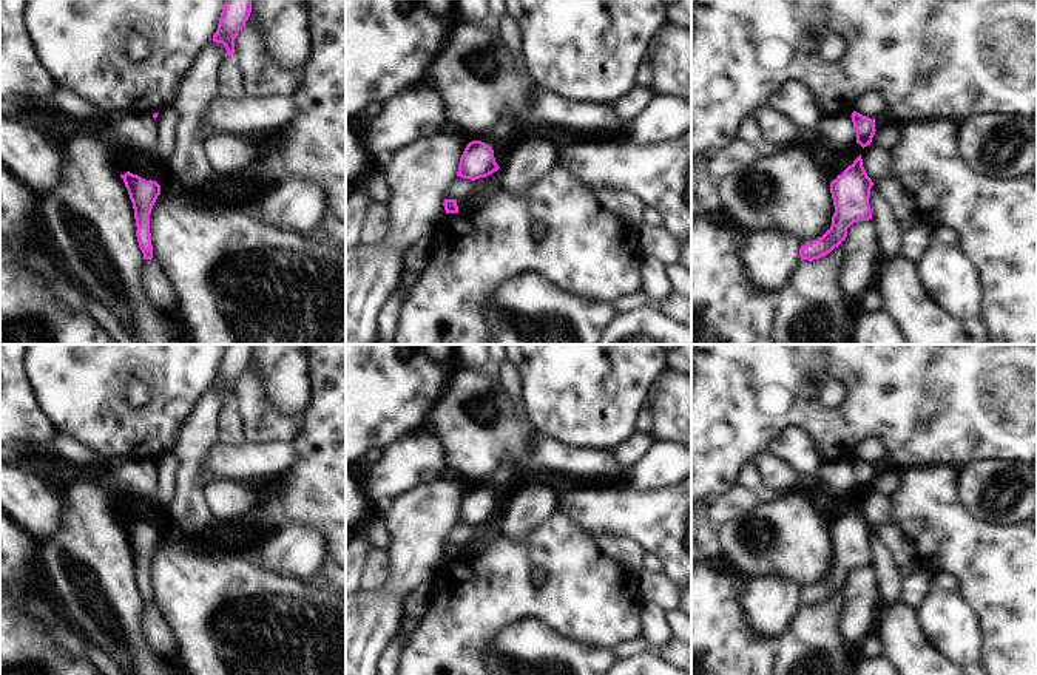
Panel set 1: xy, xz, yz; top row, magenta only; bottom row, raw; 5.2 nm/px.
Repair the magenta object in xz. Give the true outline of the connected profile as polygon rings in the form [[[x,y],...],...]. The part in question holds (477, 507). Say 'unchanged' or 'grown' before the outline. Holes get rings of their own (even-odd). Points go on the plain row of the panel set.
grown; [[[503,456],[489,474],[489,487],[472,487],[466,491],[460,504],[457,522],[475,527],[500,514],[494,504],[494,490],[505,483],[512,485],[514,460],[509,456]]]

